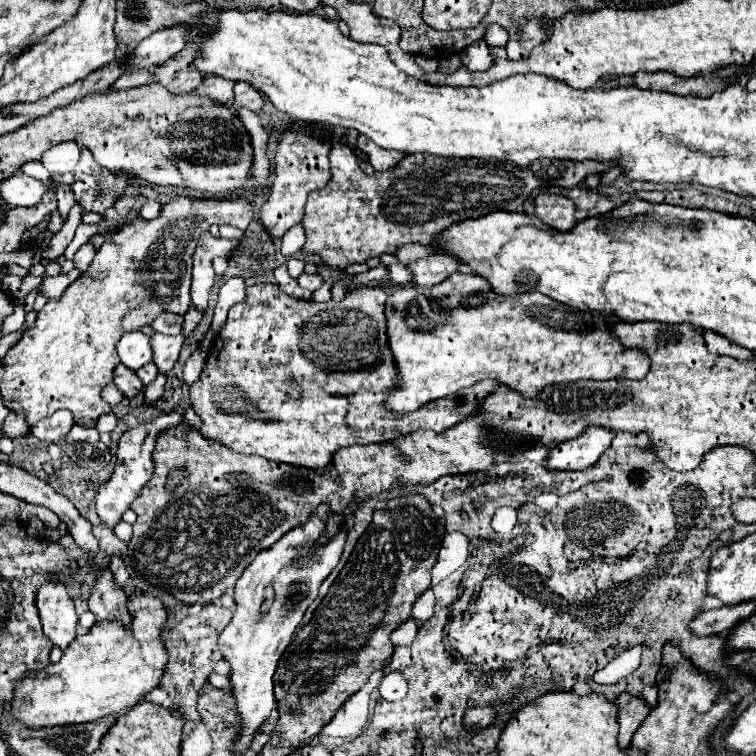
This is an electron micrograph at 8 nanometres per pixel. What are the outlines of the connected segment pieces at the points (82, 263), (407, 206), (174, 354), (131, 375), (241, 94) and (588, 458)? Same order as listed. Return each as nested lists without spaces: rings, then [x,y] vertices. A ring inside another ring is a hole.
[[[91,242],[83,244],[83,246],[77,250],[75,258],[73,258],[73,262],[75,262],[75,268],[79,268],[79,270],[83,270],[83,272],[85,272],[85,270],[89,268],[91,260],[95,258],[95,254],[97,254],[97,248],[95,248]]]
[[[333,144],[329,152],[331,162],[331,180],[325,188],[309,194],[305,204],[303,226],[307,232],[307,242],[303,246],[305,254],[319,254],[321,262],[345,268],[351,264],[363,264],[365,260],[381,254],[395,254],[403,244],[419,242],[429,246],[437,234],[461,222],[465,218],[477,218],[491,210],[519,210],[529,194],[543,186],[559,186],[559,188],[575,188],[587,174],[599,174],[611,164],[597,162],[569,162],[569,160],[539,160],[529,168],[517,168],[515,164],[487,162],[487,160],[449,160],[441,156],[405,156],[397,166],[387,172],[375,172],[367,176],[357,162],[355,152],[347,144]]]
[[[155,334],[151,338],[151,346],[153,346],[153,362],[157,364],[159,372],[167,374],[173,364],[177,362],[179,358],[179,352],[181,352],[181,344],[183,344],[183,338],[181,336],[165,336],[165,334]]]
[[[119,364],[119,366],[115,368],[113,376],[115,376],[113,382],[117,384],[117,388],[119,388],[127,398],[133,398],[133,396],[137,396],[137,394],[143,390],[143,382],[139,380],[139,376],[137,376],[133,370],[125,368],[123,364]]]
[[[245,82],[235,84],[235,98],[233,100],[235,100],[237,106],[247,106],[255,112],[261,112],[263,106],[265,106],[261,92],[257,92],[251,84],[245,84]]]
[[[587,428],[577,440],[567,440],[549,450],[545,466],[549,470],[587,470],[609,448],[615,432]]]

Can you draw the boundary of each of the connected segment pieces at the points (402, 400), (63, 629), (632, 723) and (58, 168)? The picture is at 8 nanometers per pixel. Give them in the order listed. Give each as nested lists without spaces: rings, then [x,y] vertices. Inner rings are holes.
[[[455,272],[445,282],[431,288],[413,286],[393,292],[385,304],[385,318],[393,366],[399,376],[399,384],[387,392],[385,408],[397,414],[413,412],[431,400],[445,398],[481,380],[495,380],[525,398],[533,398],[549,384],[613,378],[639,380],[647,376],[651,364],[645,352],[629,350],[625,346],[621,348],[621,342],[609,332],[607,316],[557,304],[555,300],[541,296],[541,292],[501,296],[489,288],[489,282],[483,276],[473,272]]]
[[[47,582],[37,590],[37,610],[41,616],[45,636],[65,650],[75,638],[77,614],[73,600],[67,596],[67,590],[61,582]]]
[[[623,692],[617,702],[617,722],[619,722],[619,748],[625,750],[631,742],[631,736],[637,732],[637,728],[641,726],[641,722],[647,718],[649,708],[645,702],[641,702],[639,698]]]
[[[57,144],[45,154],[41,162],[53,174],[73,172],[79,162],[79,146],[77,144]]]

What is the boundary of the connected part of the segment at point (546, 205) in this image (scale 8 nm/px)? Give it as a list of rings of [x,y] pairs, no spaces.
[[[543,192],[535,198],[535,214],[541,222],[561,232],[569,232],[577,224],[573,200],[553,192]]]

